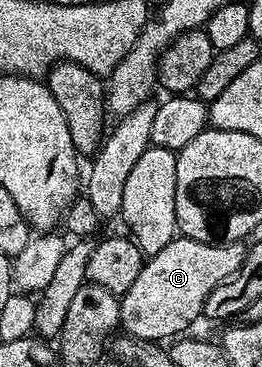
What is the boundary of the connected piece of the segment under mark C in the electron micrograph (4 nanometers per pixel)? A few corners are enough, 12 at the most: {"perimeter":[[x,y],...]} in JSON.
{"perimeter":[[178,236],[120,298],[130,338],[163,343],[201,321],[244,242]]}

